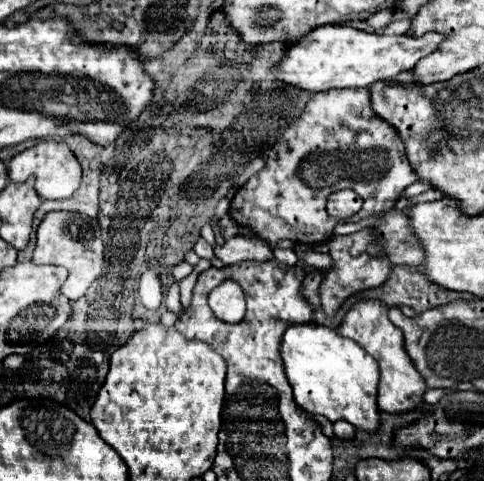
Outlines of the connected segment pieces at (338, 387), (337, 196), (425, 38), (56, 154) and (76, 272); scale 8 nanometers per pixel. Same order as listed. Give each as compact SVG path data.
M300 323L290 325L284 331L280 355L288 383L294 391L294 403L302 411L322 415L332 423L344 419L358 429L376 431L380 423L376 405L378 365L360 349L358 343L342 337L330 327L318 323Z
M344 189L344 191L336 191L330 195L327 201L327 210L329 215L339 218L348 218L354 215L358 209L362 207L362 199L352 191L352 189Z
M322 25L306 33L298 43L286 49L274 75L284 83L318 93L328 89L370 87L374 81L388 81L400 71L414 69L416 63L430 55L446 35L426 33L422 37L410 35L378 35L366 33L348 25Z
M54 139L38 141L34 147L15 155L7 165L8 176L11 182L22 183L28 177L36 179L36 191L42 199L68 199L80 185L82 169L78 165L78 159L70 149Z
M50 211L40 227L38 227L38 241L34 249L32 263L36 265L62 265L68 269L68 279L62 285L62 293L76 301L80 299L88 287L102 275L106 257L104 257L104 243L102 233L96 219L86 217L84 213L72 213L72 211Z

